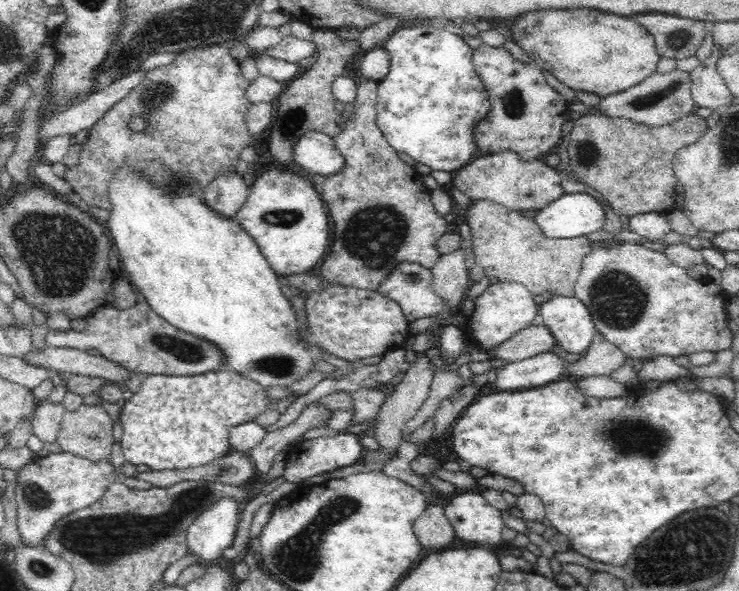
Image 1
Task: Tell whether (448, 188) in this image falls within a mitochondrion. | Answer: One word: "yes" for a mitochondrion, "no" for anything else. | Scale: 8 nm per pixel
no

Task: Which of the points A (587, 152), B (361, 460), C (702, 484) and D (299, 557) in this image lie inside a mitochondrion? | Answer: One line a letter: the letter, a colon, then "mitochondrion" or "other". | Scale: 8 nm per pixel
A: mitochondrion
B: other
C: other
D: mitochondrion

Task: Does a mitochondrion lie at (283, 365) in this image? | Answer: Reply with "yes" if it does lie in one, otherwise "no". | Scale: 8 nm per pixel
yes

